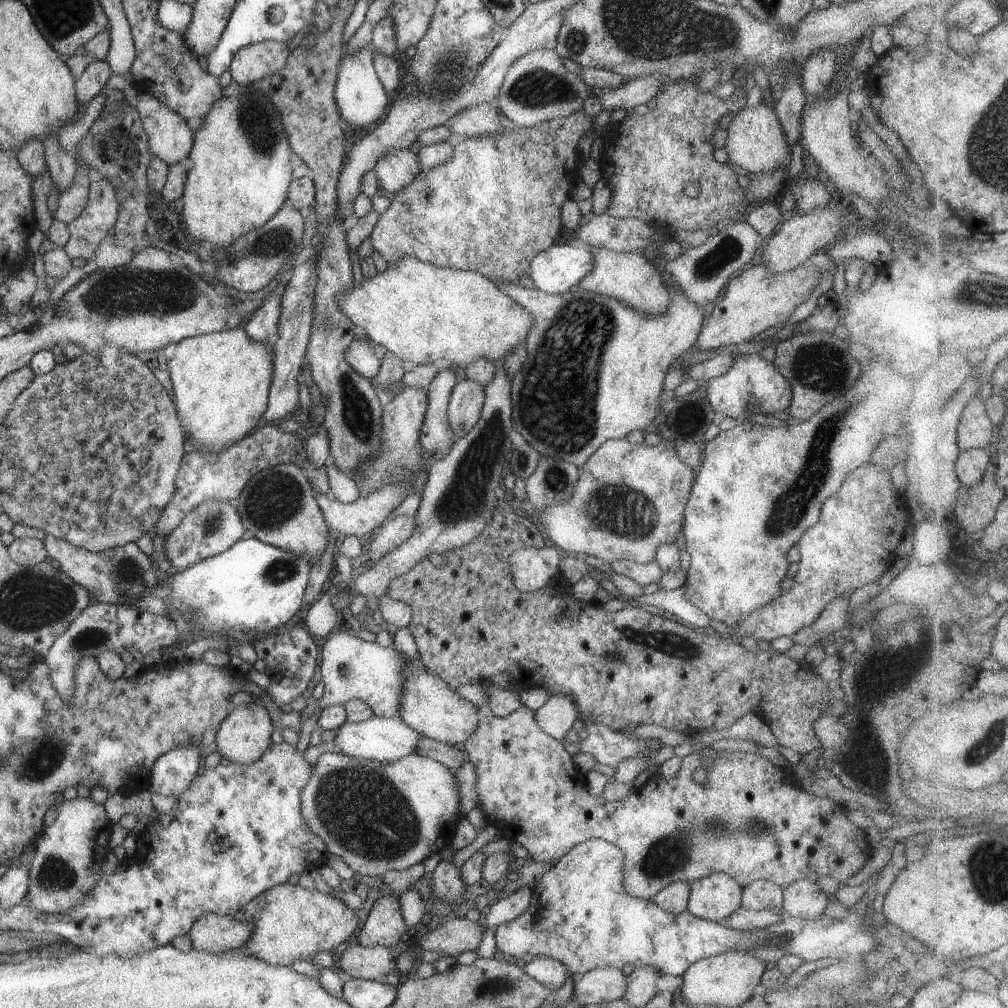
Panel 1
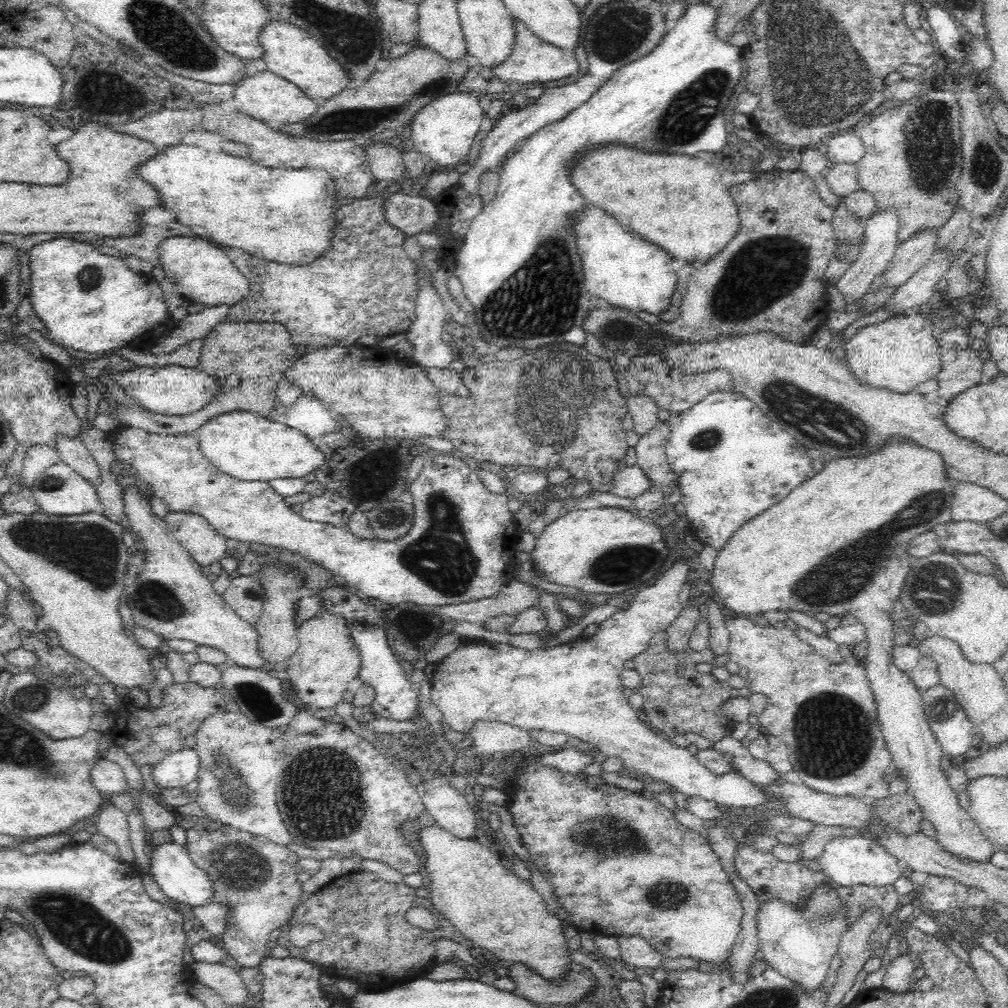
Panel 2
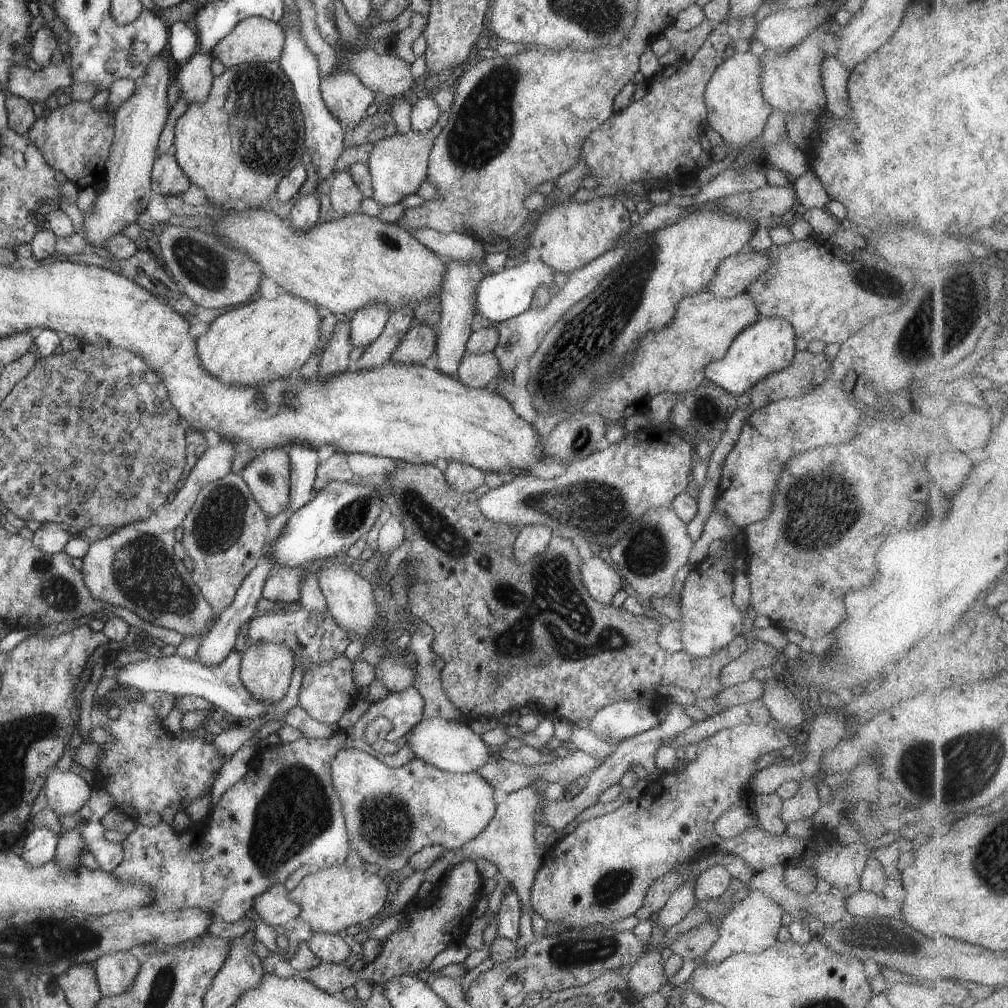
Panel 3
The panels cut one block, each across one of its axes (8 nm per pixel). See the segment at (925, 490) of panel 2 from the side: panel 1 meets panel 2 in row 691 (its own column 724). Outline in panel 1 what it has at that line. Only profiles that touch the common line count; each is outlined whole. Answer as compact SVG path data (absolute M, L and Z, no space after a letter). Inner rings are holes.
M714 872L688 883L686 910L695 917L719 923L739 908L742 887L724 872Z

